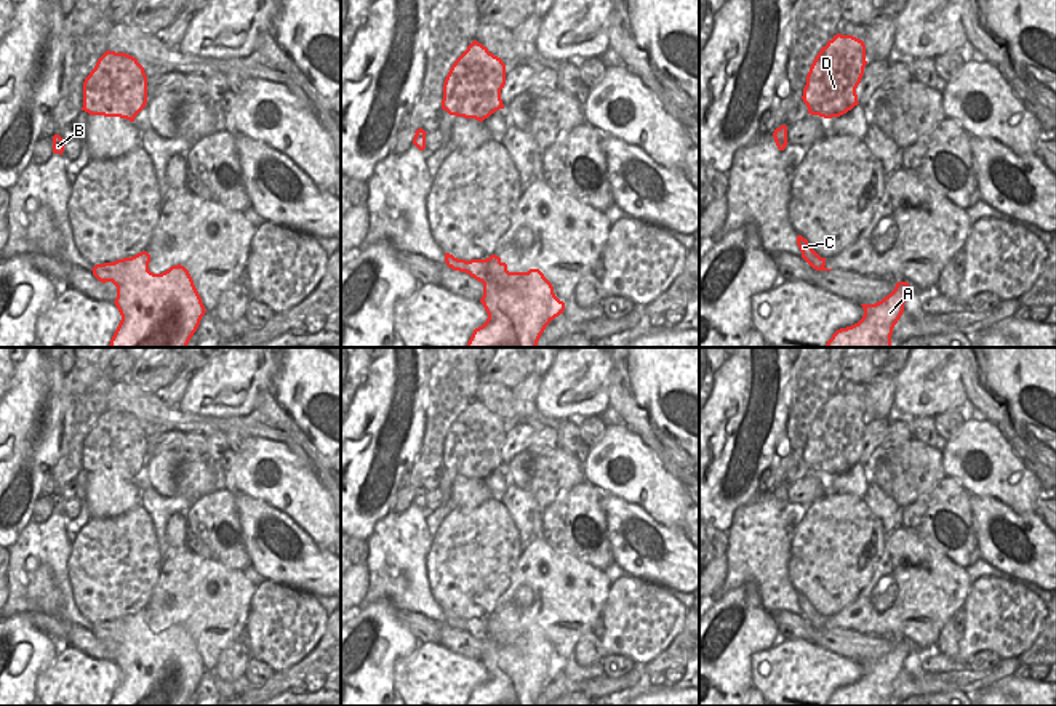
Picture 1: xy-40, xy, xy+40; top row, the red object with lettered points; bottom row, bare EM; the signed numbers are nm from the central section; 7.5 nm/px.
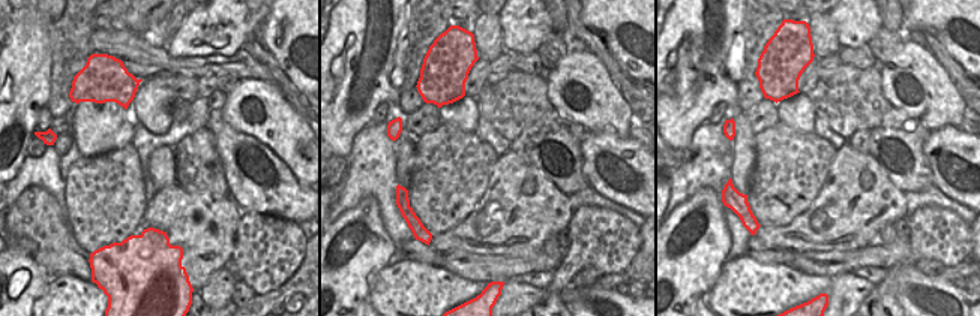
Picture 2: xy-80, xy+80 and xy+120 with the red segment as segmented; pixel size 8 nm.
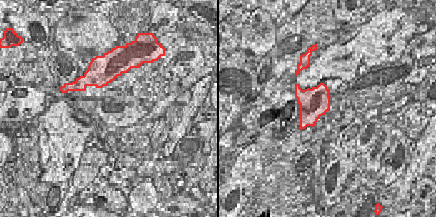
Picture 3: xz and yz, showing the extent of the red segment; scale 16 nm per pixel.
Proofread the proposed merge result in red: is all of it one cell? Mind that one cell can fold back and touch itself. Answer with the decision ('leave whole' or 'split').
split

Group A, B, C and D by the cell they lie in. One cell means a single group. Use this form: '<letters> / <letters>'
A / B C D

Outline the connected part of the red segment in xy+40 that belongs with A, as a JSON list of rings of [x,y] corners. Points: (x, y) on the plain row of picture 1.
[[[898,640],[894,648],[875,663],[861,663],[862,677],[837,688],[824,706],[891,706],[893,687],[904,671],[910,655],[907,640]]]

